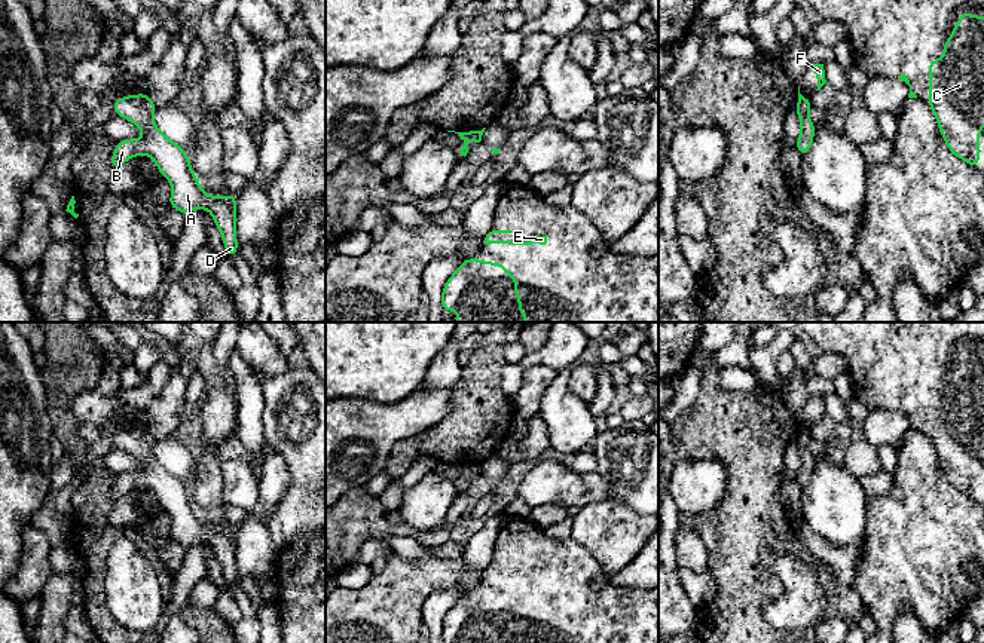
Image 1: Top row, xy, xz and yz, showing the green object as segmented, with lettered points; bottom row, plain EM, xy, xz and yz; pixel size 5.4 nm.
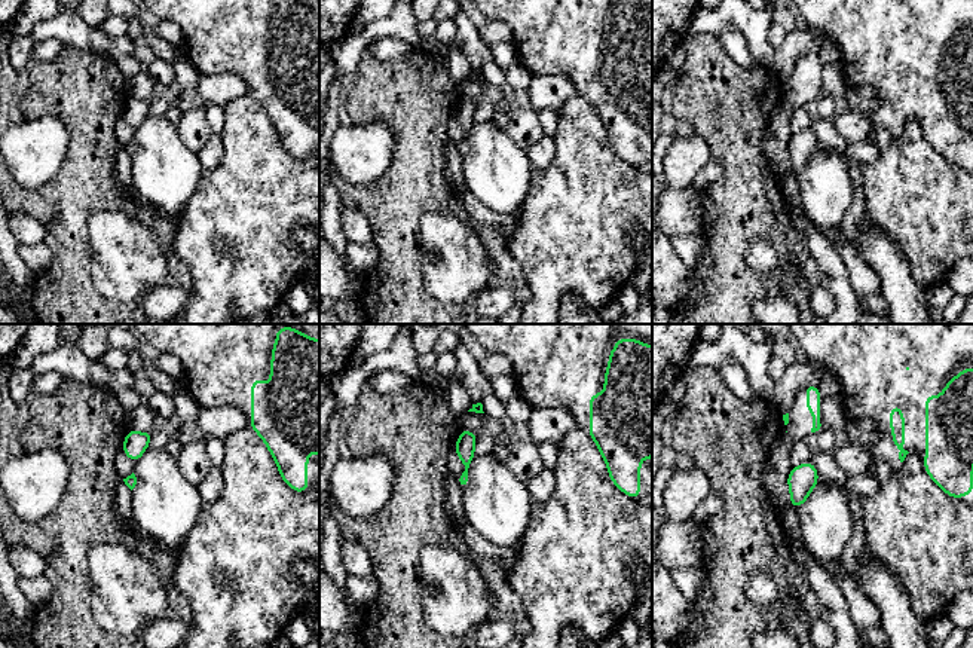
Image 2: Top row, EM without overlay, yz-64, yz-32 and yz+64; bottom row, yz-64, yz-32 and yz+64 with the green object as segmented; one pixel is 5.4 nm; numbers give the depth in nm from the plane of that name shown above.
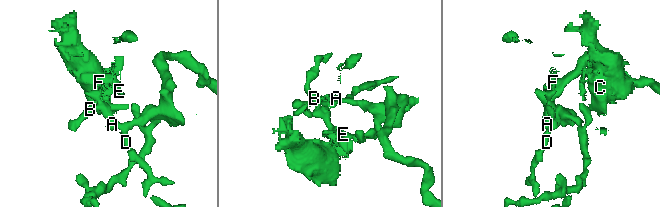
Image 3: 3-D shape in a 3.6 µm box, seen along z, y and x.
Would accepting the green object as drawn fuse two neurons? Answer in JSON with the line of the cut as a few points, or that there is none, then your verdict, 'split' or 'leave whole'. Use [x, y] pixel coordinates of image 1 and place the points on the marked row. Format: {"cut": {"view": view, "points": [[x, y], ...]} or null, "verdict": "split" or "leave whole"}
{"cut": {"view": "xy", "points": [[147, 97], [152, 103]]}, "verdict": "split"}

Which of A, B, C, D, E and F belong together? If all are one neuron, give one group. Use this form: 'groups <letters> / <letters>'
groups A B D / C E F

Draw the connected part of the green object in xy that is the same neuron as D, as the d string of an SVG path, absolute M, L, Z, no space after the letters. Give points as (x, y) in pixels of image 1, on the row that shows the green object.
M147 94L128 95L113 101L113 113L140 126L144 131L144 137L141 140L119 141L110 165L117 169L134 156L147 154L153 157L161 175L168 178L172 186L168 206L184 215L189 215L195 208L208 209L223 236L224 257L232 258L238 254L235 232L238 193L230 193L229 198L213 198L204 193L184 148L168 140L155 125L155 110L156 105Z

